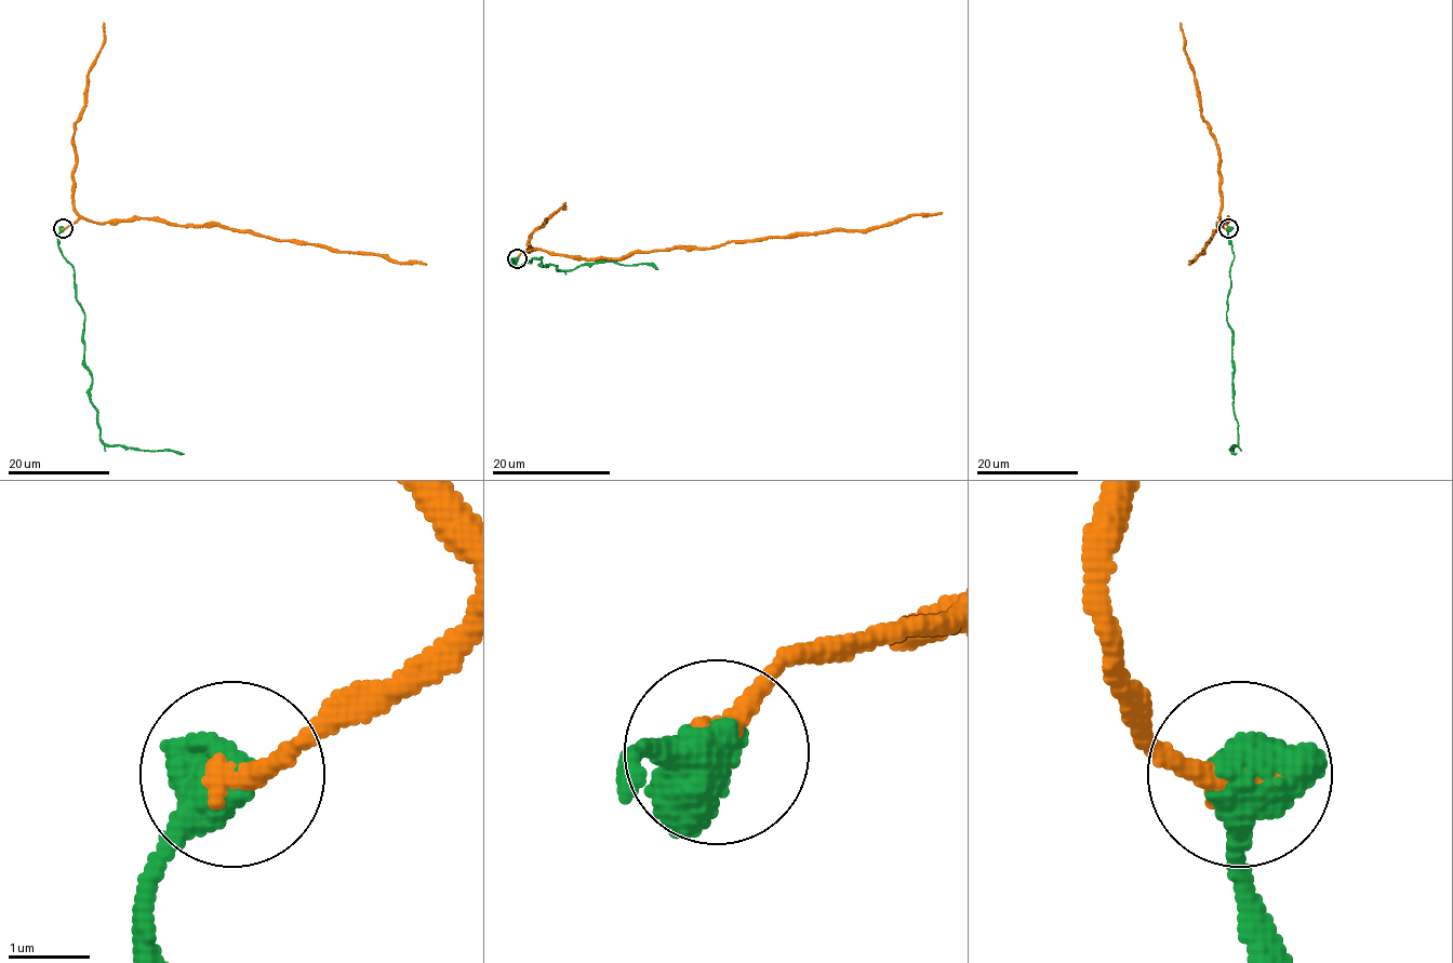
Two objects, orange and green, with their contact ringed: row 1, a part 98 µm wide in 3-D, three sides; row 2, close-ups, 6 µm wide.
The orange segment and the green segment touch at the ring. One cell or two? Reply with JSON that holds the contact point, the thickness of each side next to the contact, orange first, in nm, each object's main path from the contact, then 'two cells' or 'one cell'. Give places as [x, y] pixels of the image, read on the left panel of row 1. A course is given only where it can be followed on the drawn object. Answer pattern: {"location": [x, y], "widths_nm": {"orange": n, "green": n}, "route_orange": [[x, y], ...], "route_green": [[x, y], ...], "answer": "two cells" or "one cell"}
{"location": [63, 228], "widths_nm": {"orange": 320, "green": 750}, "route_orange": [[63, 228], [81, 218], [95, 222], [158, 218], [167, 223], [226, 226], [280, 240], [427, 264]], "route_green": [[63, 228], [60, 251], [74, 269], [83, 313], [83, 365], [100, 439], [184, 454]], "answer": "one cell"}

